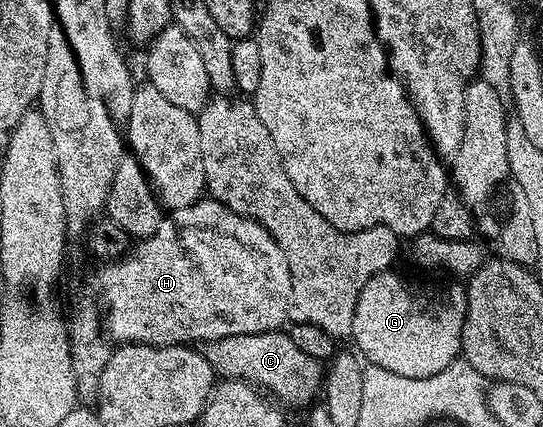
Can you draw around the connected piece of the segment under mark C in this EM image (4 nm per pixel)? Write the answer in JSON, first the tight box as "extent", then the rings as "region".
{"extent":[203,329,323,408],"region":[[[281,329],[264,331],[259,335],[232,335],[226,339],[210,339],[204,344],[203,354],[218,376],[243,379],[268,393],[286,408],[308,408],[316,400],[313,399],[316,395],[318,398],[323,387],[322,360],[307,357],[307,353],[299,353],[295,341],[291,341],[289,334]]]}

